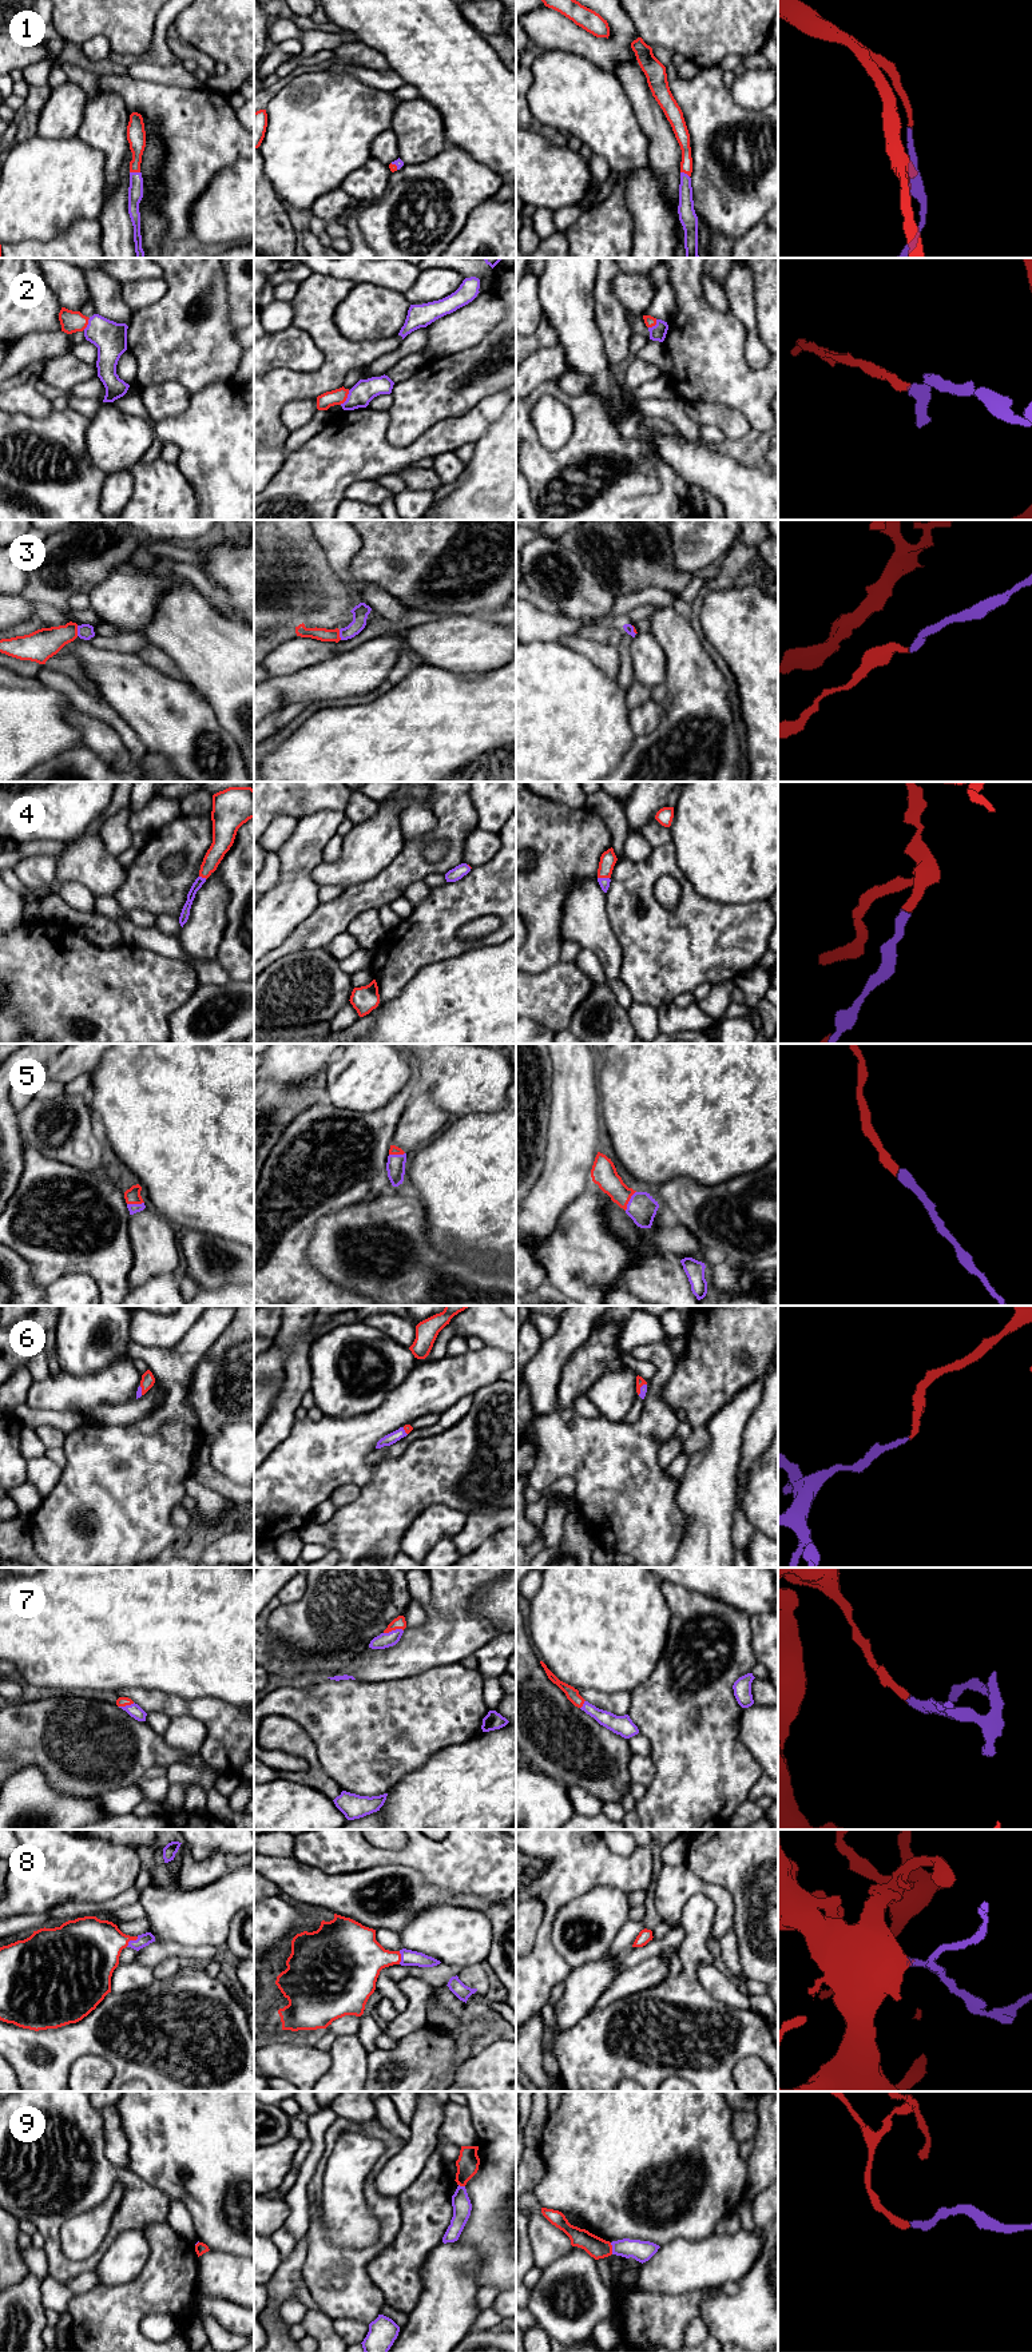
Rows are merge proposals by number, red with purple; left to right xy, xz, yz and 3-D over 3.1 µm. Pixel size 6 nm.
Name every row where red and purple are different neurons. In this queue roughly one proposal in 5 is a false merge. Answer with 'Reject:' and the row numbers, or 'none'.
Reject: none

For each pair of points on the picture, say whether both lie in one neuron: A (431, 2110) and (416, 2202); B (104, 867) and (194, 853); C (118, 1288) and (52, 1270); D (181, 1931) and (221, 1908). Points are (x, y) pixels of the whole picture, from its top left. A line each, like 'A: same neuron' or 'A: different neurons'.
A: different neurons
B: different neurons
C: same neuron
D: same neuron

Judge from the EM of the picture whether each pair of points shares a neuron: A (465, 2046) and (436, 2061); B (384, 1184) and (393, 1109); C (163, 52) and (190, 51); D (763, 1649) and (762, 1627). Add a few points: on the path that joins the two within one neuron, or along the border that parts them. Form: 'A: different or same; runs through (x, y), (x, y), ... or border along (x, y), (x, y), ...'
A: different; border along (453, 2031), (455, 2062), (445, 2077)
B: same; runs through (377, 1165), (377, 1128)
C: different; border along (167, 35), (167, 46), (182, 60)
D: same; runs through (763, 1644), (763, 1632)

